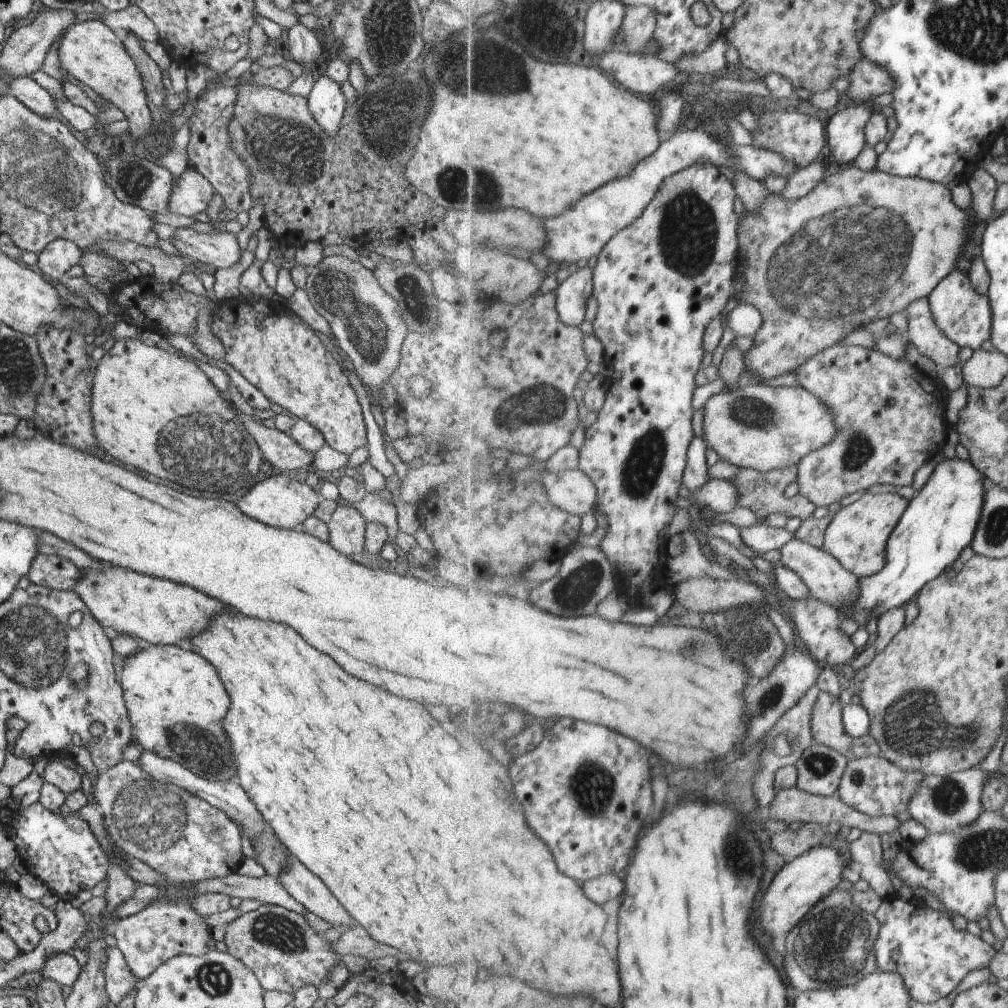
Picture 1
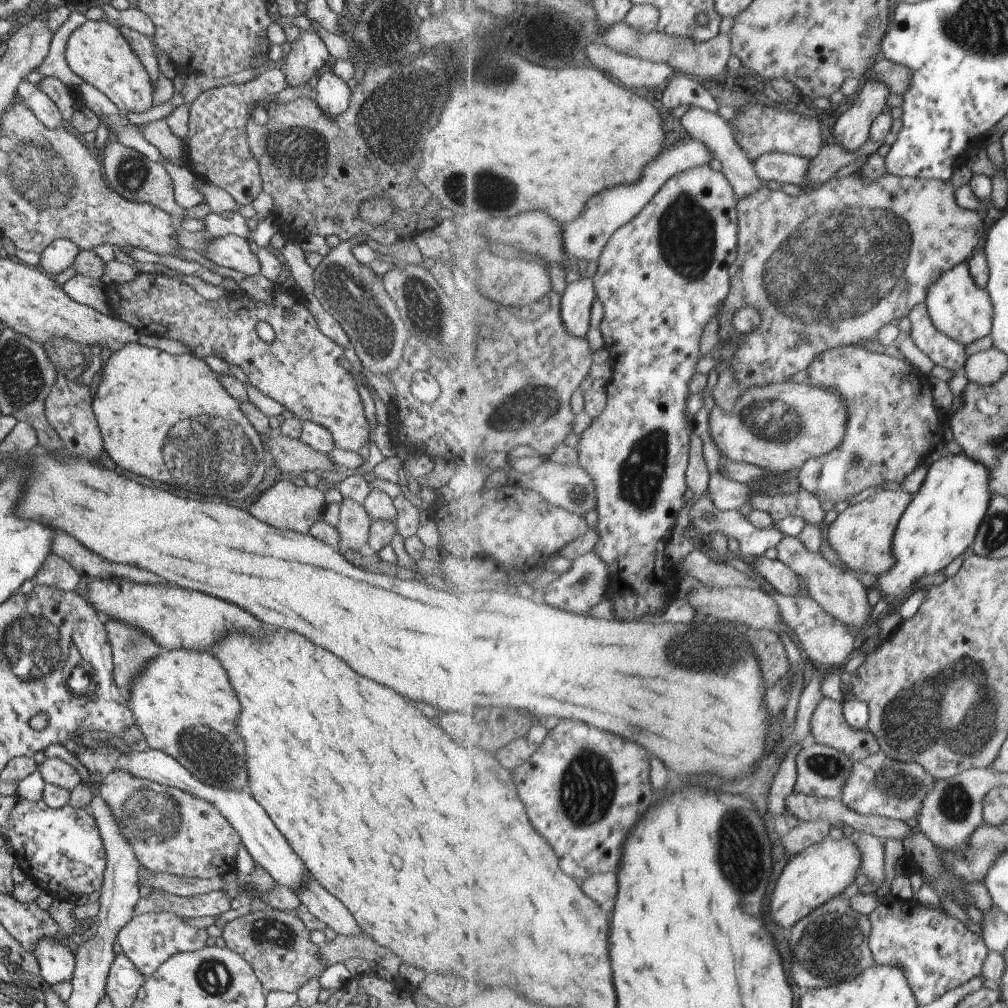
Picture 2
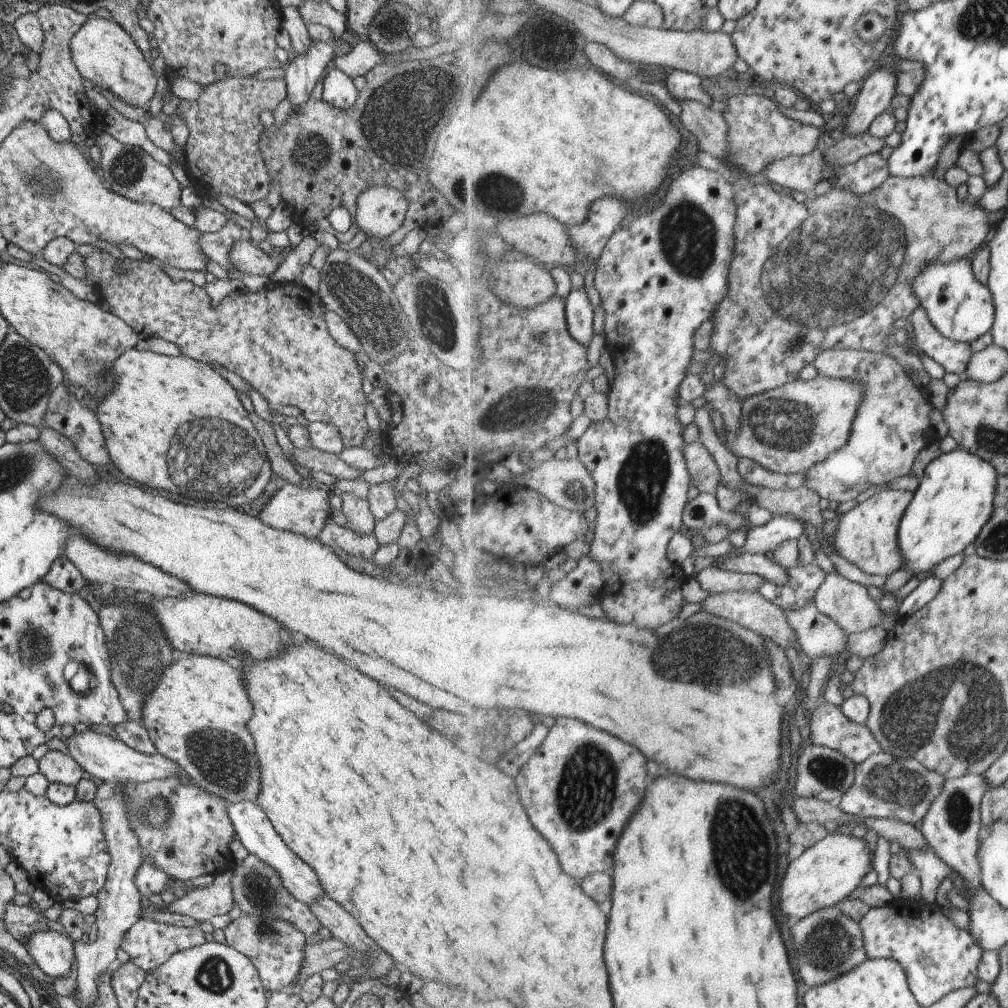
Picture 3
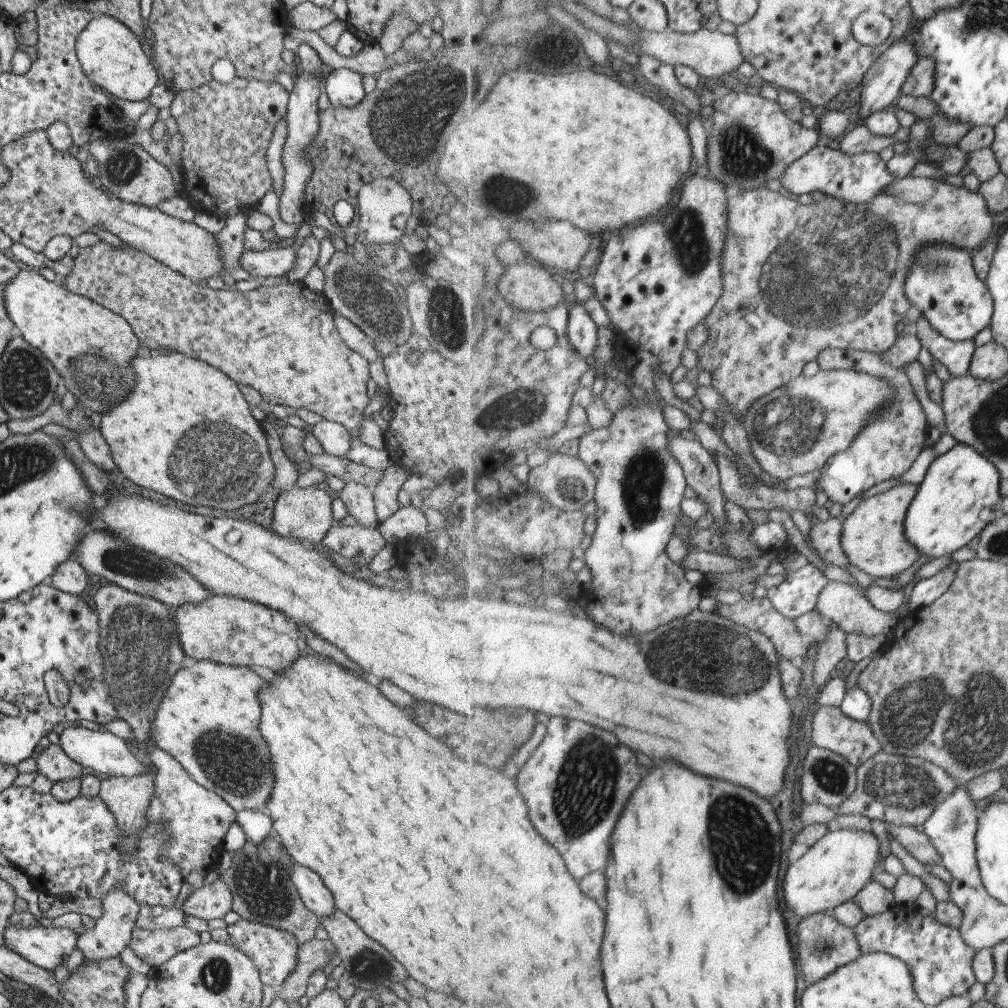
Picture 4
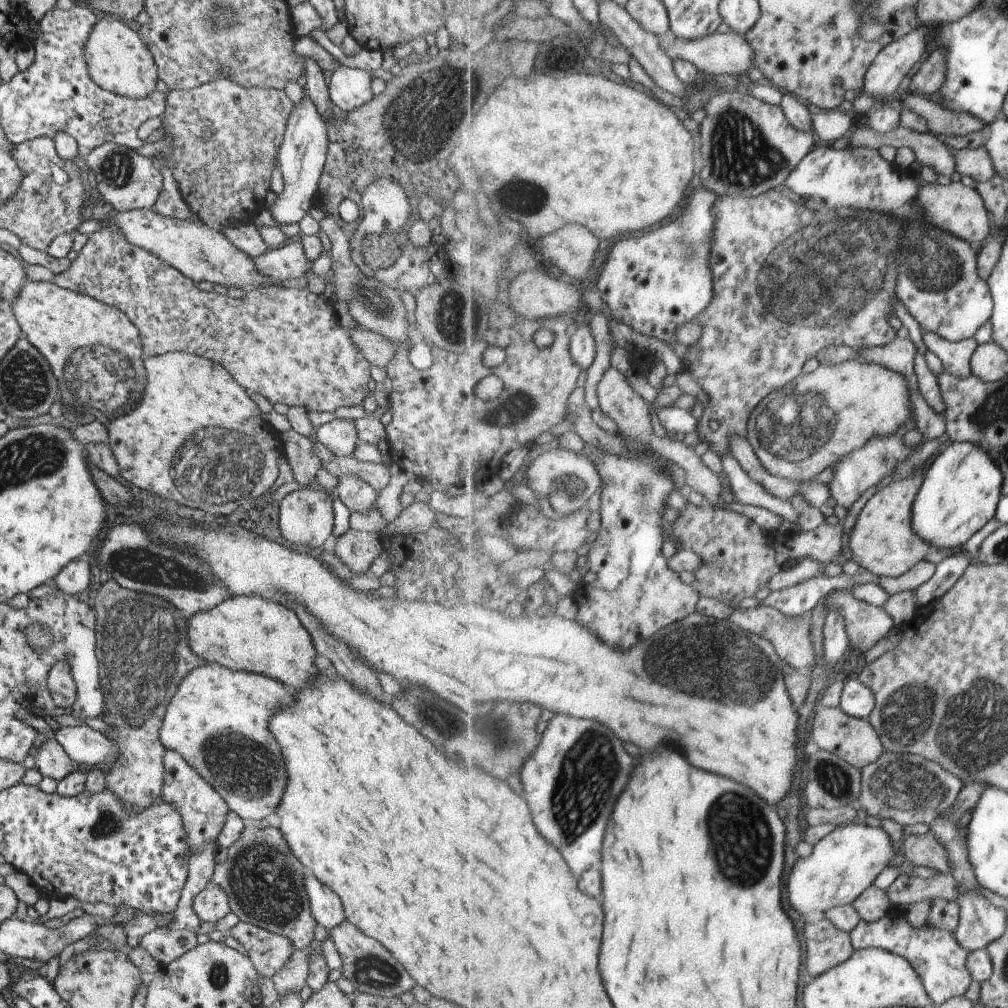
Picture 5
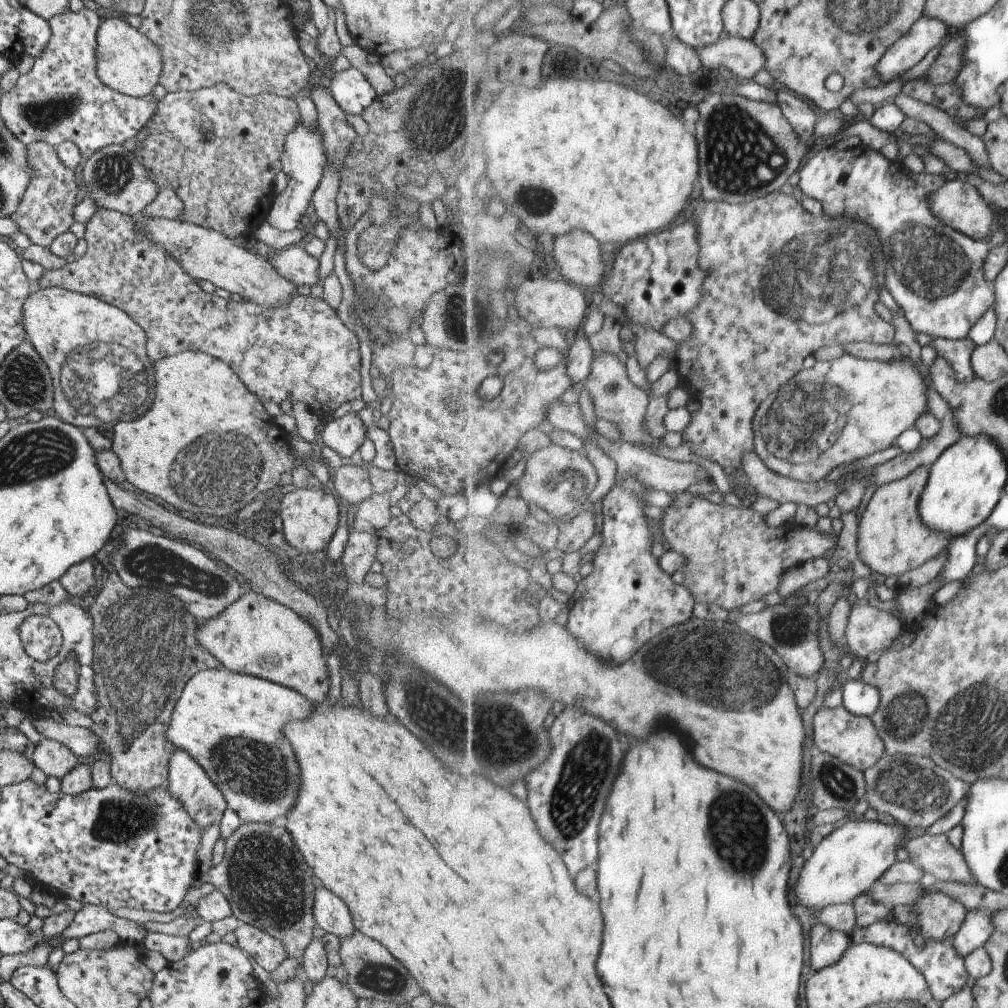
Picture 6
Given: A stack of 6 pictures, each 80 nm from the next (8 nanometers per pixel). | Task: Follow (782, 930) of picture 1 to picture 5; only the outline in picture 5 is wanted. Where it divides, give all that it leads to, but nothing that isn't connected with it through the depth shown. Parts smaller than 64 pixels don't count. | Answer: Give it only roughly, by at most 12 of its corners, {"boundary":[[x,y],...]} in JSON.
{"boundary":[[839,825],[791,870],[794,910],[853,905],[896,858],[882,827]]}

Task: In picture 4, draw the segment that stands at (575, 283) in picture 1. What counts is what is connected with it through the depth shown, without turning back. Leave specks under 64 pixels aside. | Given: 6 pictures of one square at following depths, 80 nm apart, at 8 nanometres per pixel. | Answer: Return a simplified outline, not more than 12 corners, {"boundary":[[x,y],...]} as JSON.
{"boundary":[[583,304],[570,309],[568,335],[585,359],[597,348],[597,324]]}

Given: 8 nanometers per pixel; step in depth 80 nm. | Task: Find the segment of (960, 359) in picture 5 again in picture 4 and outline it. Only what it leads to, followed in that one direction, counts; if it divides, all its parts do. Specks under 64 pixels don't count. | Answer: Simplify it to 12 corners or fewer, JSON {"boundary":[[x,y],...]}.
{"boundary":[[920,316],[914,328],[923,347],[953,377],[969,374],[975,340],[952,341]]}

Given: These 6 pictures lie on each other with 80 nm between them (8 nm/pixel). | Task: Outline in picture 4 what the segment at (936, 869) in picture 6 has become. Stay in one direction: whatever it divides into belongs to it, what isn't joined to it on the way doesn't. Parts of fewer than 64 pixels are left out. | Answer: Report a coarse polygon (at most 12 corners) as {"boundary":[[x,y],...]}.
{"boundary":[[886,824],[917,861],[929,868],[942,854],[925,832]]}

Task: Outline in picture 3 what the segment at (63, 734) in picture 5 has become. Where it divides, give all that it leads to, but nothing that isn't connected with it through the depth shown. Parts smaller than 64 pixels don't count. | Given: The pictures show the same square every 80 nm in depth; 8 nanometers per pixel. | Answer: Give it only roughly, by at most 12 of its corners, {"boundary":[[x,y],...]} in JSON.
{"boundary":[[91,729],[65,733],[68,755],[87,777],[146,783],[177,777],[157,752],[130,749]]}

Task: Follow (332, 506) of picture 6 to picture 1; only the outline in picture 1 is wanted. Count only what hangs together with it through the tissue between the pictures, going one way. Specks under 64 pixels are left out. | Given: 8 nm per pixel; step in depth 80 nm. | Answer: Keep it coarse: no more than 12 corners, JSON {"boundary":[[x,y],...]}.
{"boundary":[[289,473],[256,483],[237,502],[249,518],[299,529],[317,494]]}

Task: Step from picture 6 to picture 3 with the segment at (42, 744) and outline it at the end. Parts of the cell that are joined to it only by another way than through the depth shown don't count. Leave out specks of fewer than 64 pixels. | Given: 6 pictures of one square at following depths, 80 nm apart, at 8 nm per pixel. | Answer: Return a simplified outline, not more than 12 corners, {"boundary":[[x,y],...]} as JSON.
{"boundary":[[48,750],[37,761],[49,783],[73,785],[83,776],[68,755]]}

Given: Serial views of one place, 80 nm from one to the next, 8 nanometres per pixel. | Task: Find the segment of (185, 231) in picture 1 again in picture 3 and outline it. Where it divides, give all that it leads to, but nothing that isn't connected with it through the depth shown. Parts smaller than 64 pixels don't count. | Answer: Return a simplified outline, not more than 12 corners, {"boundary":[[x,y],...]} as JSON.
{"boundary":[[244,237],[229,258],[241,273],[269,277],[285,257],[265,254]]}

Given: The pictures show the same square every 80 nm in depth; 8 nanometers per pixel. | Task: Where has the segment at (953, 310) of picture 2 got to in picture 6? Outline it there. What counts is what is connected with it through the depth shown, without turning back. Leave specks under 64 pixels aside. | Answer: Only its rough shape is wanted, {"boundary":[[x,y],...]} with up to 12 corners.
{"boundary":[[860,144],[794,181],[865,223],[916,333],[967,339],[994,306],[989,240],[945,224],[911,172]]}

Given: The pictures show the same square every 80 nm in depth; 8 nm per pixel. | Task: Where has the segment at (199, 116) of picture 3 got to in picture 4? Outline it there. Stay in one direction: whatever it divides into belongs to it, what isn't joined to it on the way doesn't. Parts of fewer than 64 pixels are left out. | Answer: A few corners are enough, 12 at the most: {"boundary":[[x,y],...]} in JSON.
{"boundary":[[278,83],[173,90],[194,210],[249,212],[271,189]]}

